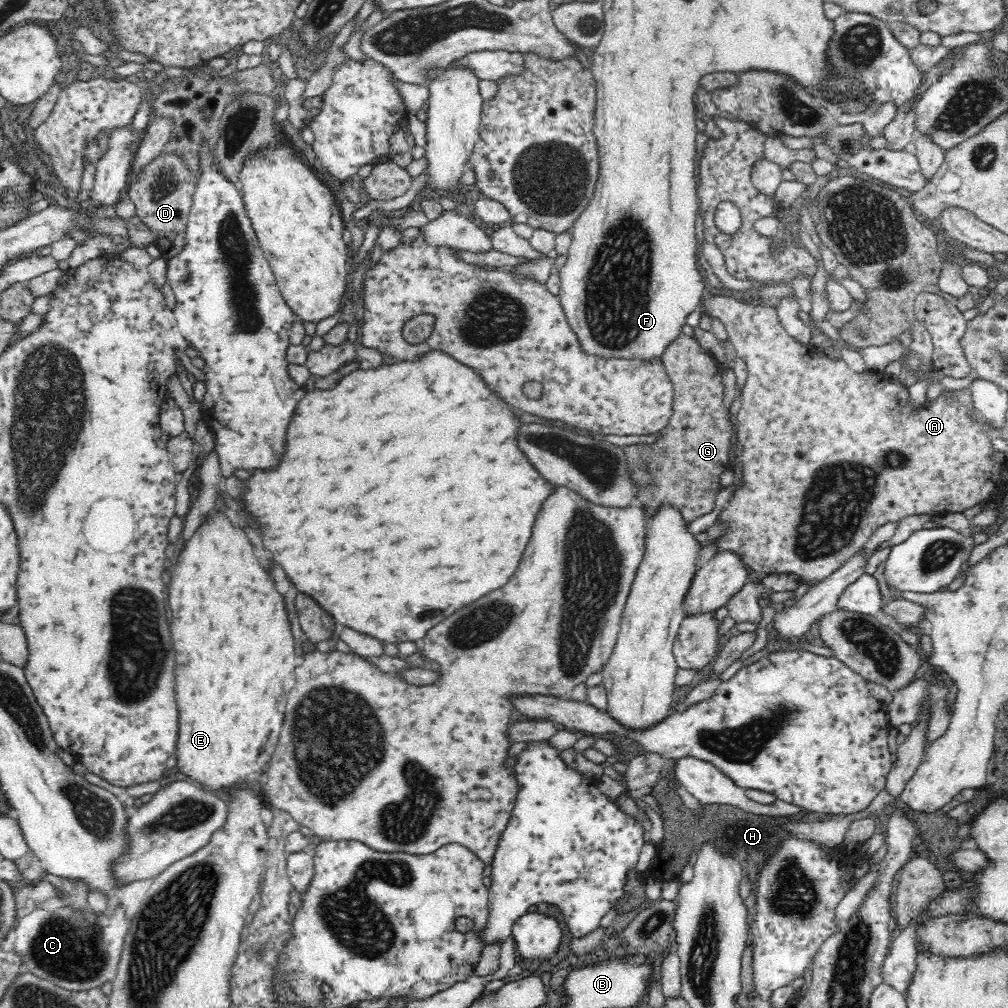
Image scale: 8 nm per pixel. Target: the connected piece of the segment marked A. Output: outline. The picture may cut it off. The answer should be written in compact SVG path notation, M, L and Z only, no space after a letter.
M723 294L712 296L712 298L702 296L701 304L706 309L706 313L723 322L736 356L746 363L748 374L741 395L741 407L736 416L736 424L739 427L736 440L742 446L742 455L739 456L743 468L740 470L742 484L732 493L728 506L720 510L715 520L717 524L724 526L723 533L716 542L718 551L736 551L742 555L745 564L761 576L771 573L795 574L801 578L801 582L816 584L847 564L852 556L868 542L870 536L878 528L882 528L886 522L898 523L899 520L910 515L930 515L943 510L964 512L975 504L985 501L994 493L1002 493L1002 489L998 489L1002 482L999 479L999 472L1006 468L998 468L988 458L988 455L995 451L991 449L991 439L984 433L982 425L974 421L974 408L967 388L956 390L956 396L948 402L938 395L935 400L929 400L917 408L910 402L907 387L899 380L892 380L883 373L873 371L854 372L844 360L832 360L826 357L821 349L815 348L810 343L798 342L782 327L774 307L766 307L763 304L756 306L749 301L743 304L738 299L735 300L730 295L724 296Z

